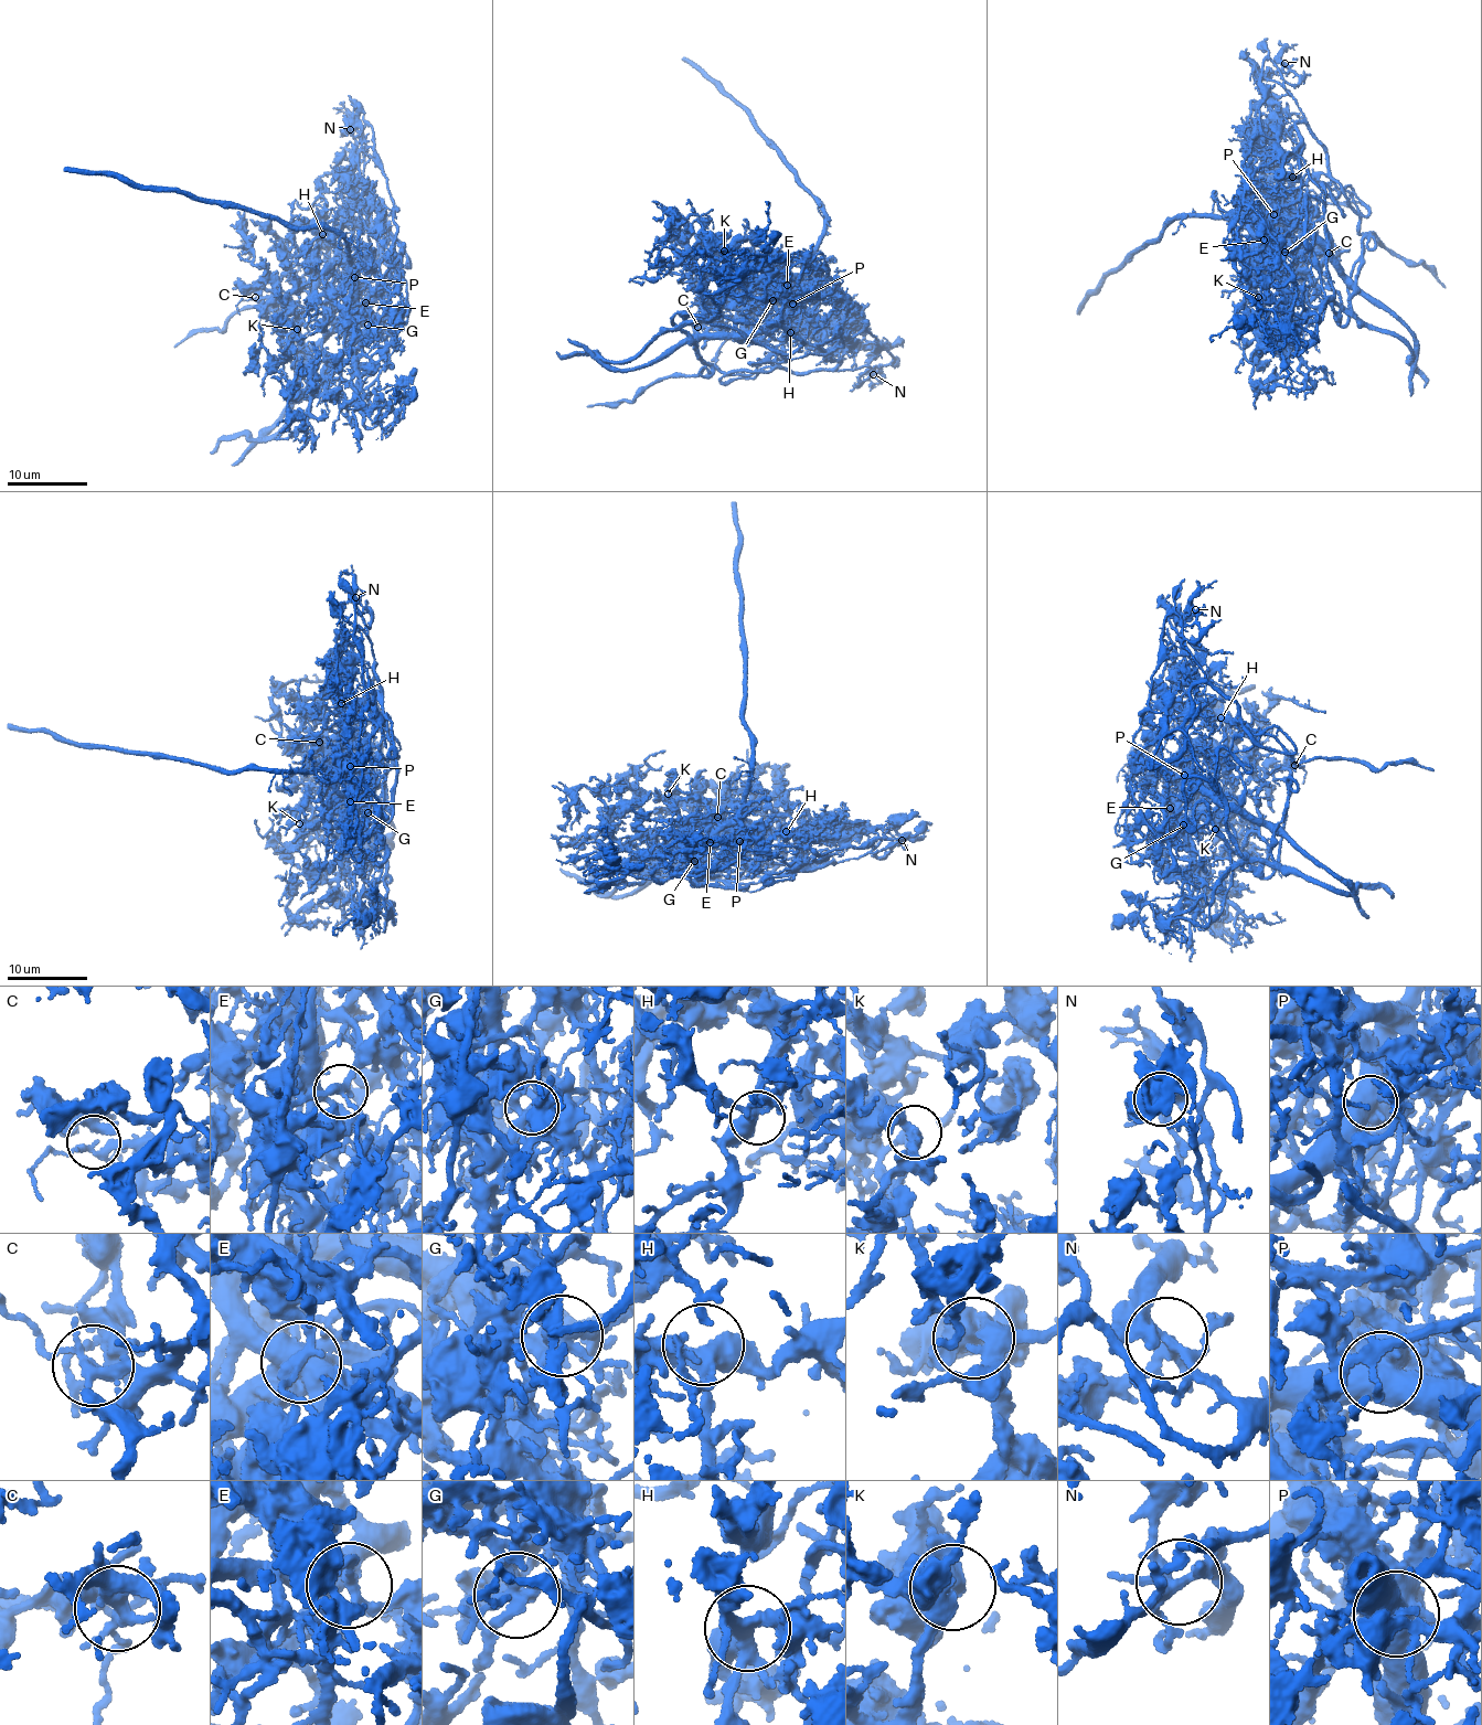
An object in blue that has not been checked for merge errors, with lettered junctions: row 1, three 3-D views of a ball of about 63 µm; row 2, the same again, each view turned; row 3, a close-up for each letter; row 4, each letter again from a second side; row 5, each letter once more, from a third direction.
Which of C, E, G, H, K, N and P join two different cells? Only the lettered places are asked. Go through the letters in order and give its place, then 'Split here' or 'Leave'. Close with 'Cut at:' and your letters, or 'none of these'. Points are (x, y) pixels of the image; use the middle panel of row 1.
C: Place: (697, 327). Leave
E: Place: (787, 285). Split here
G: Place: (773, 300). Split here
H: Place: (790, 332). Leave
K: Place: (724, 251). Leave
N: Place: (873, 374). Leave
P: Place: (792, 304). Split here
Cut at: E, G, P

